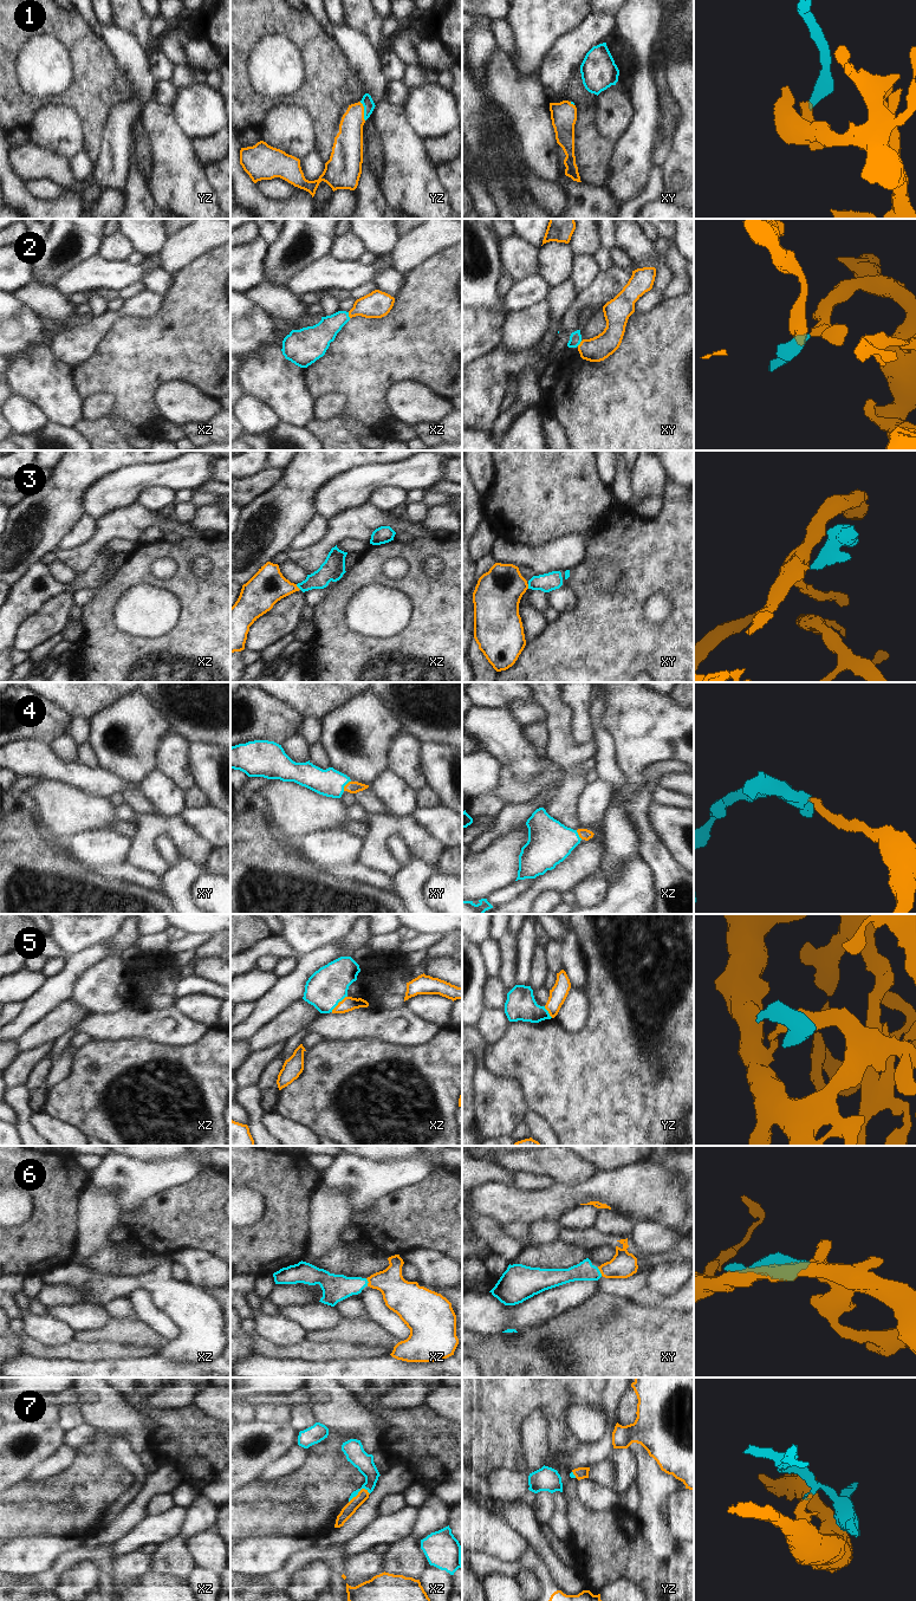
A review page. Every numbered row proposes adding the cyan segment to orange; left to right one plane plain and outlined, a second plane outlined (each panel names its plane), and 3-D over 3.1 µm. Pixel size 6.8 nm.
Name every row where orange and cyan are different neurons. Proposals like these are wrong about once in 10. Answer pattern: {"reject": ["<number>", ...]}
{"reject": []}

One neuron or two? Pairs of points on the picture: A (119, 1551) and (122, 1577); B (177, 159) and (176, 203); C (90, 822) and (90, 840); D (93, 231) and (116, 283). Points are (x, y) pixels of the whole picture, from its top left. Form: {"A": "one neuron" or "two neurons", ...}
{"A": "two neurons", "B": "one neuron", "C": "two neurons", "D": "two neurons"}

